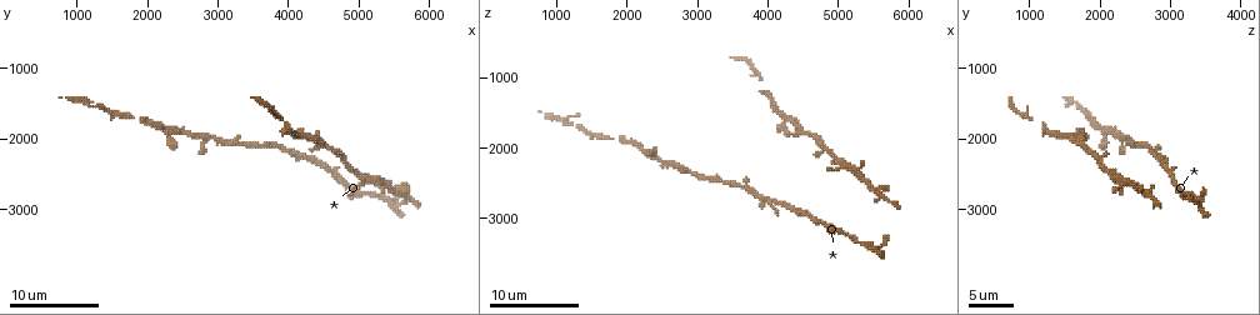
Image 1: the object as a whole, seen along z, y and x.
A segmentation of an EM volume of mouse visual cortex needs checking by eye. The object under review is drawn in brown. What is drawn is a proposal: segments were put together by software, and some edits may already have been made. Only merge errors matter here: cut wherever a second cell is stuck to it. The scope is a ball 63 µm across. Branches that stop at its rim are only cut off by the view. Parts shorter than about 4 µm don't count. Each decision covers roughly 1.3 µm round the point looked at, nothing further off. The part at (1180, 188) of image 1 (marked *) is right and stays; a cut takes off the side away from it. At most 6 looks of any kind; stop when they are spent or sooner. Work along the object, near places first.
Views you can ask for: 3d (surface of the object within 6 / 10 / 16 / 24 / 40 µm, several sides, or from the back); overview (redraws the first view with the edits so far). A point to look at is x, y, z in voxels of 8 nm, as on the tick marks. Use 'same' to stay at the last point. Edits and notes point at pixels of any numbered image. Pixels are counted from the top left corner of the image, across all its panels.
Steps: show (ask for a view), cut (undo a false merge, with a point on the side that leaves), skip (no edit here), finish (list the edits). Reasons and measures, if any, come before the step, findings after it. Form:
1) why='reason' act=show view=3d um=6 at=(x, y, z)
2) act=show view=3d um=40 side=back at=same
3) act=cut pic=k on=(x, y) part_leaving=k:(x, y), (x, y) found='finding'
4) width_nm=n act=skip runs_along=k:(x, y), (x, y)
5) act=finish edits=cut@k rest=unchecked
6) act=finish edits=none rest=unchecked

why='thin neck' act=show view=3d um=10 at=(4600, 2450, 3000)

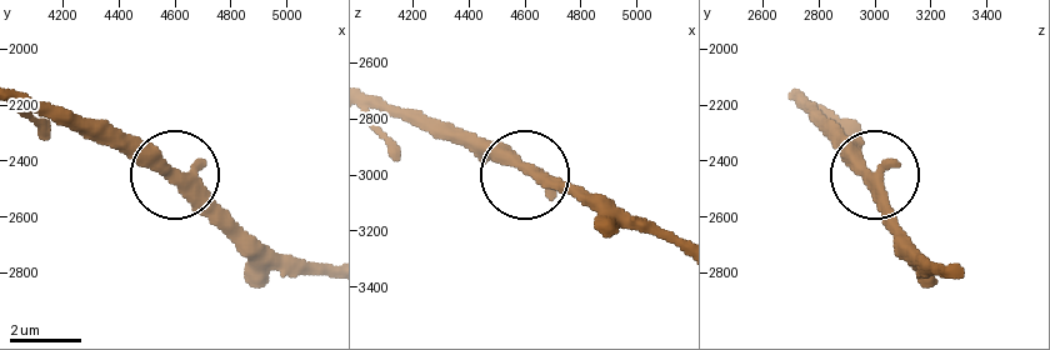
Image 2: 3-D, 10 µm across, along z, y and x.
act=show view=3d um=6 at=(4580, 2450, 2960)

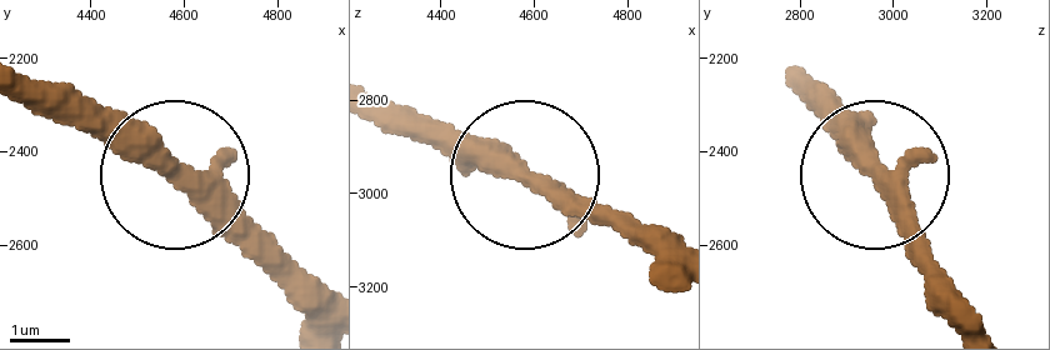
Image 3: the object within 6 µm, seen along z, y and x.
act=skip found='one cell here'

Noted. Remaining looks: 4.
why='calibre changes' act=show view=3d um=6 at=(3850, 1700, 950)

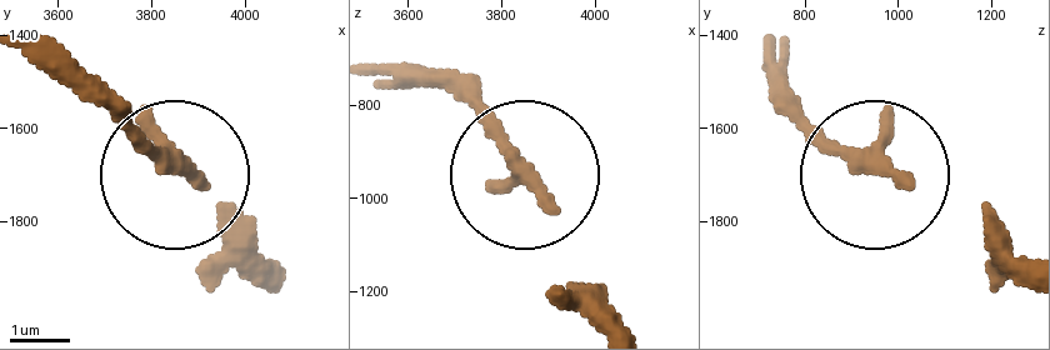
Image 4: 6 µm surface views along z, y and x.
act=show view=3d um=6 side=back at=(3870, 1680, 965)

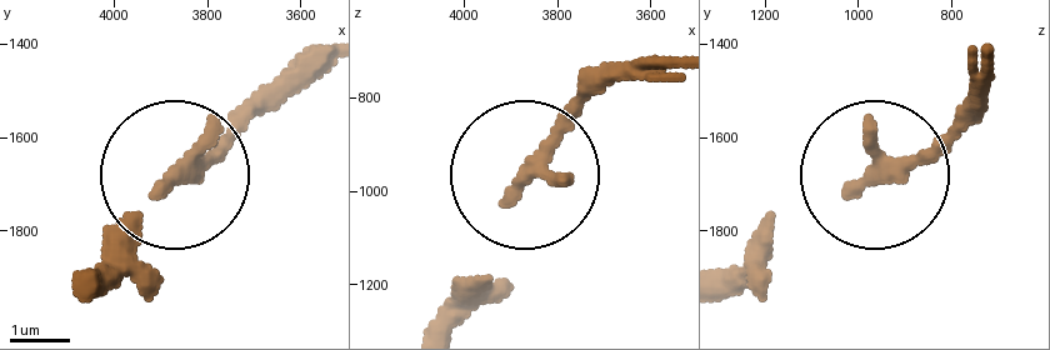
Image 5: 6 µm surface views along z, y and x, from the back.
act=skip found='all the same cell'

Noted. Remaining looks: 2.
why='two arms in line, one across' act=show view=3d um=10 at=(3650, 2100, 2600)

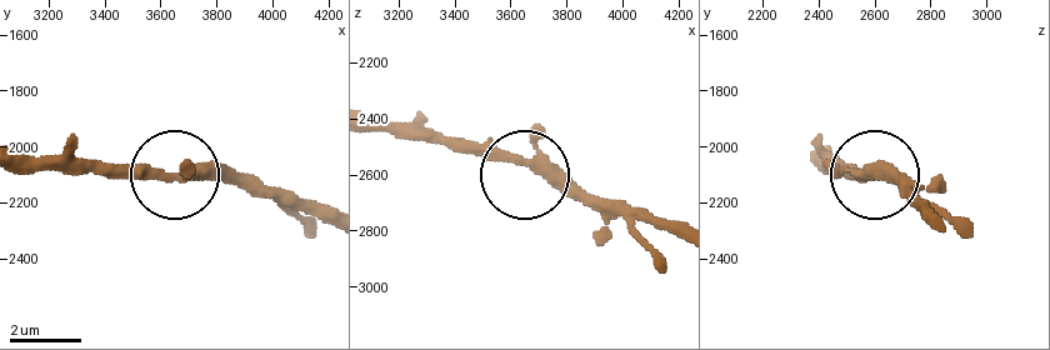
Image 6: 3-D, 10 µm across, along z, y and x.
act=show view=3d um=6 at=(3620, 2110, 2540)

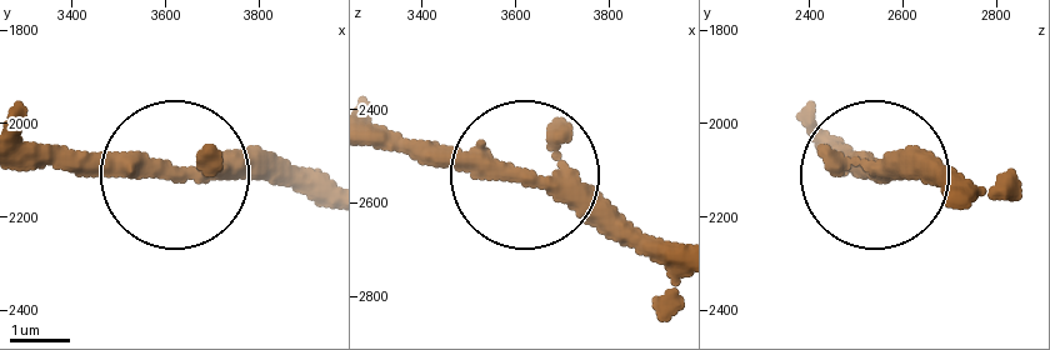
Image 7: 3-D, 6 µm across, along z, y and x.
width_nm=260 act=skip runs_along=7:(329, 209), (269, 179), (30, 164) found='continuous, no second cell'

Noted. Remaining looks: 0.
act=finish edits=none rest=unchecked

